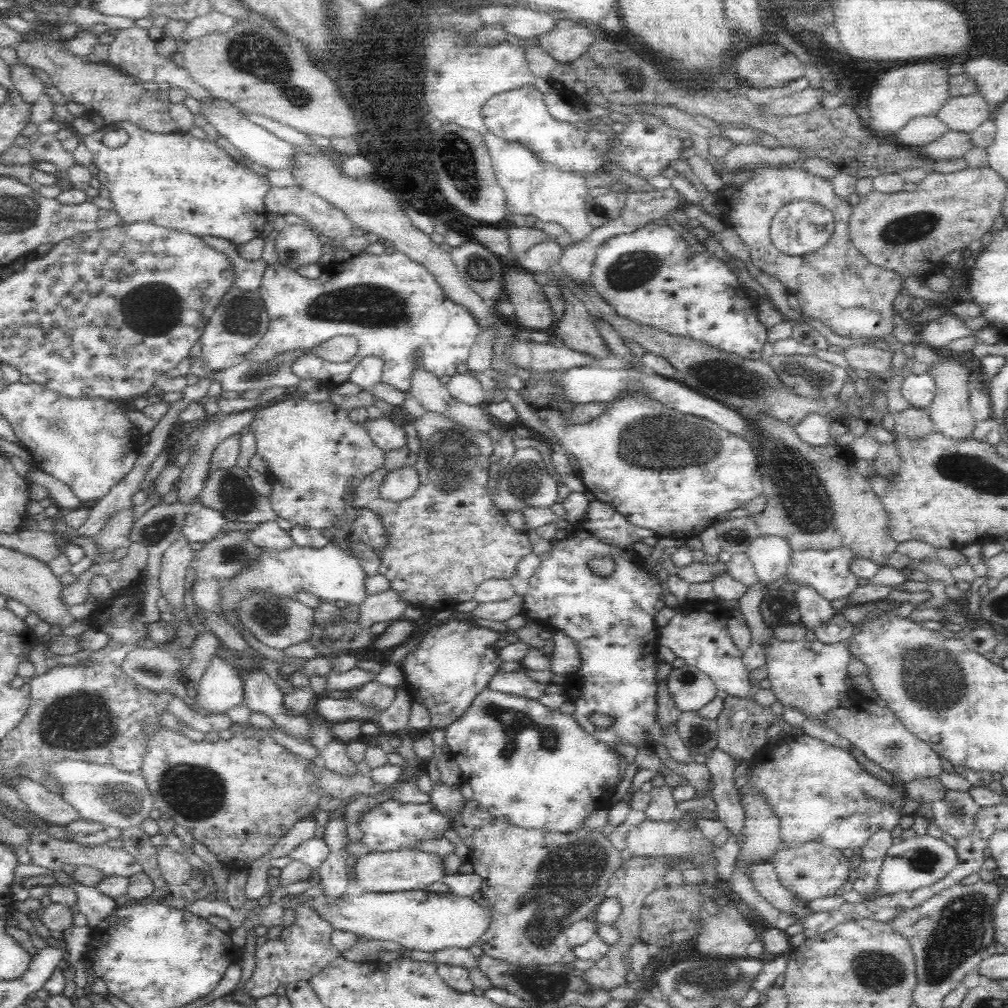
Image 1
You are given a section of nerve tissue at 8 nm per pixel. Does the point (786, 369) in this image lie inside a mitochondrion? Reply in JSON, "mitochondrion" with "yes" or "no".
{"mitochondrion":"yes"}

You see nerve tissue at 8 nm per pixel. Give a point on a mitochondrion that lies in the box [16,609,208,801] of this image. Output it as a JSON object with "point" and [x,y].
{"point":[88,719]}

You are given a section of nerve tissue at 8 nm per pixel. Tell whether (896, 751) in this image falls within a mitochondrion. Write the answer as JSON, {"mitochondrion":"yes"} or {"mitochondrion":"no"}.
{"mitochondrion":"yes"}

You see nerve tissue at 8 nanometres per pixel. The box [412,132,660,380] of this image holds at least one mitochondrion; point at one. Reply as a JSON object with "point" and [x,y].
{"point":[479,268]}

